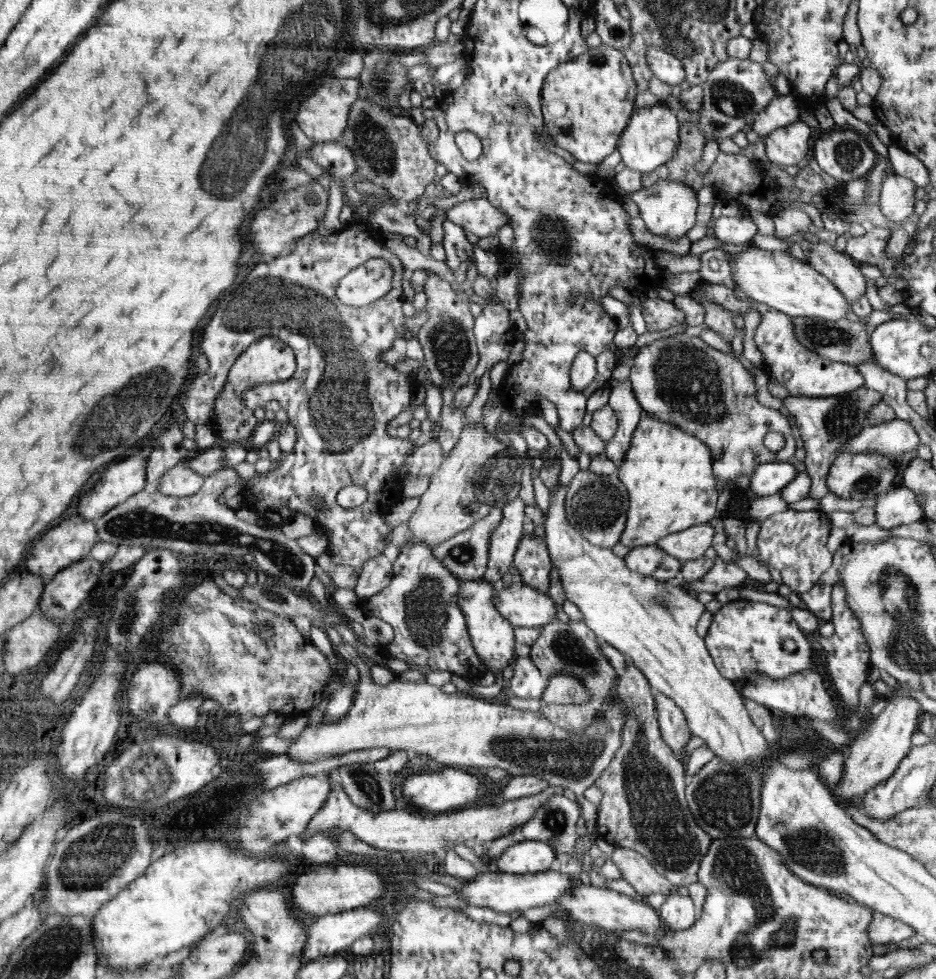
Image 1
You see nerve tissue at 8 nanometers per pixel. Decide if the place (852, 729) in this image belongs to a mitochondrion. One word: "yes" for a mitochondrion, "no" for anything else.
no

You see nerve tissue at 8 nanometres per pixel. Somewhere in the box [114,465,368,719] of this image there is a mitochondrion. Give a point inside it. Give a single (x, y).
(127, 622)

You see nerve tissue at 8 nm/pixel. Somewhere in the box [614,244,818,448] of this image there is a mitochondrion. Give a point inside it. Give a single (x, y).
(688, 381)

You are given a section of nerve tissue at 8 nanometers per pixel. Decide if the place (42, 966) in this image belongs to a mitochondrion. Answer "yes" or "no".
yes

